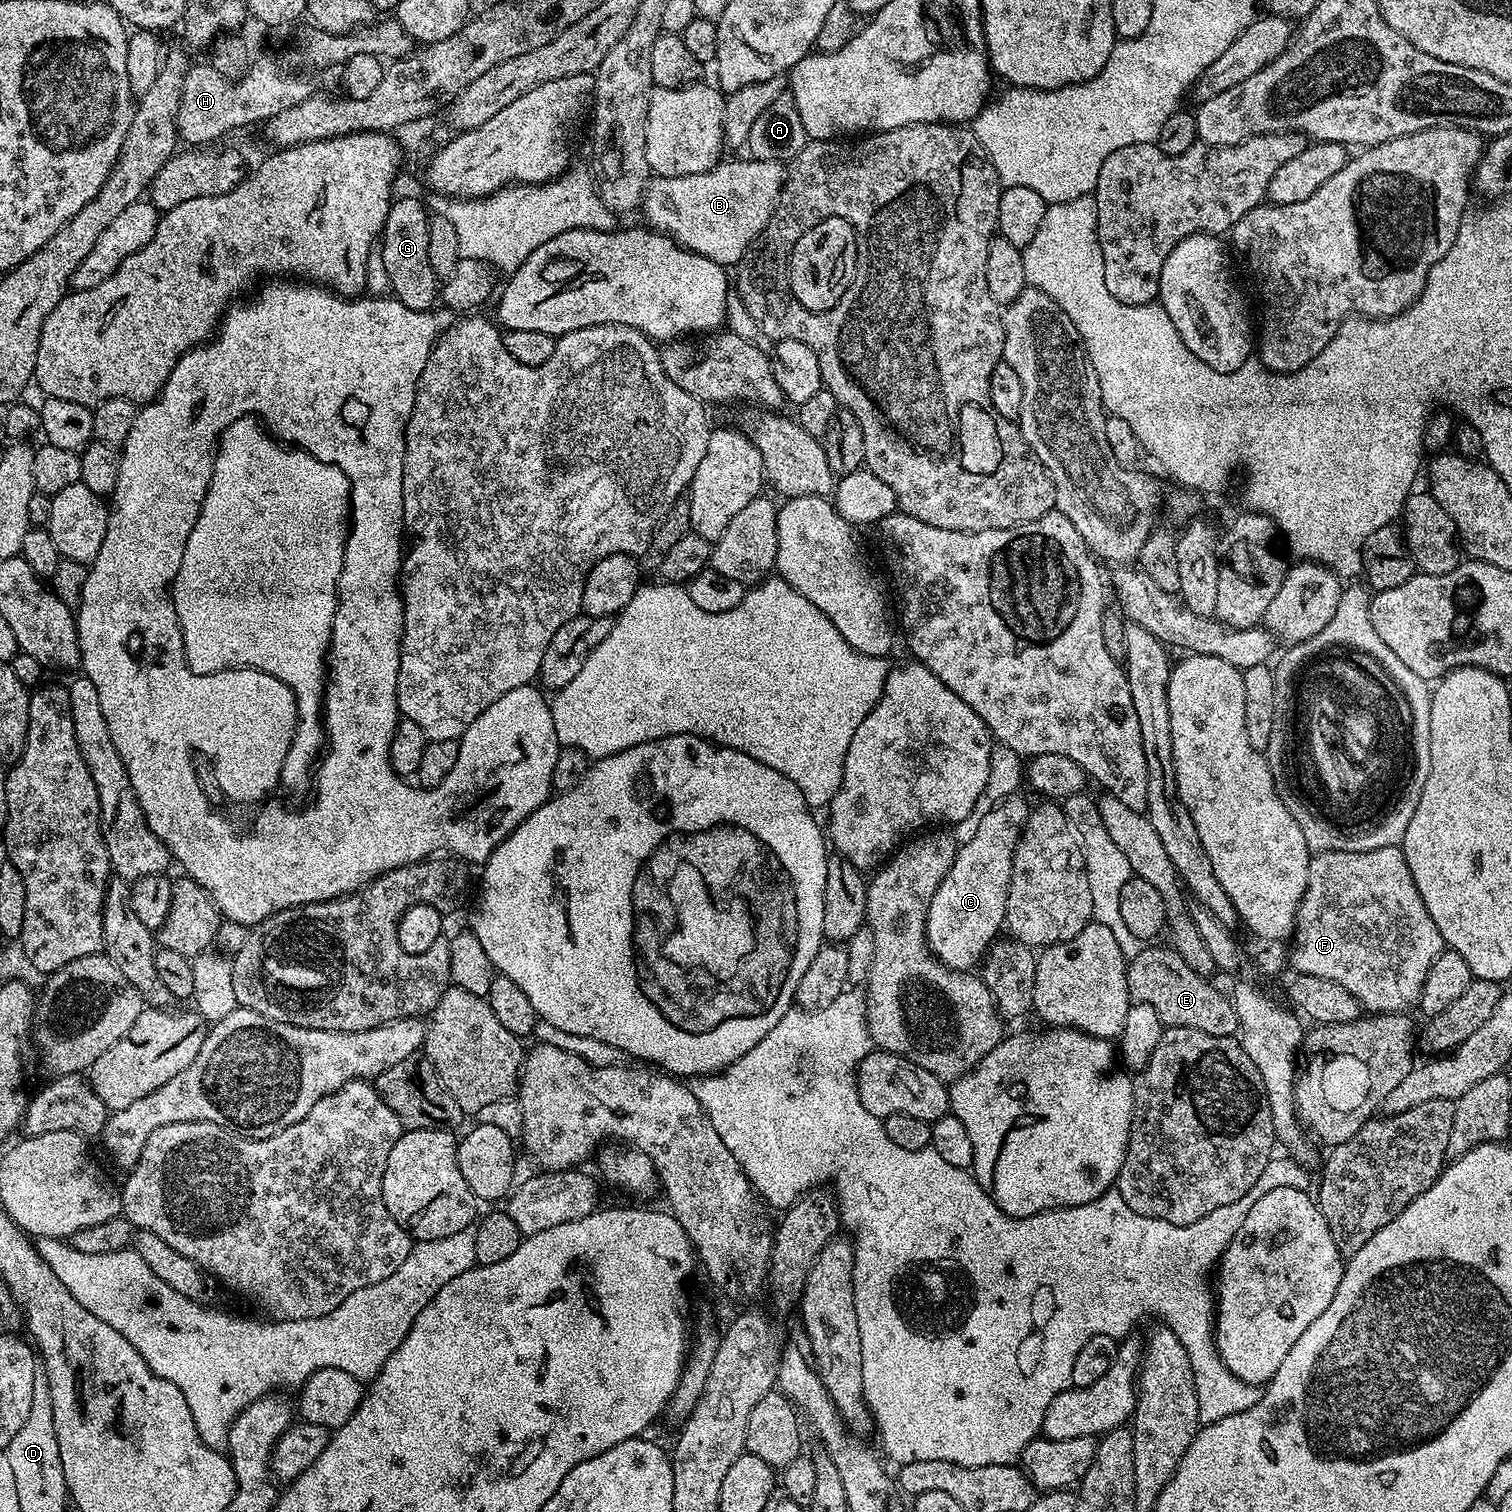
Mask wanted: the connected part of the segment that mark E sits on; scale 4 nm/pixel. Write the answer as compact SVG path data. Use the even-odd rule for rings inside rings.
M1146 946L1128 960L1128 992L1133 1001L1158 1010L1158 1018L1170 1028L1193 1028L1202 1034L1236 1036L1240 1031L1236 1007L1211 984L1211 979L1195 972L1171 947Z

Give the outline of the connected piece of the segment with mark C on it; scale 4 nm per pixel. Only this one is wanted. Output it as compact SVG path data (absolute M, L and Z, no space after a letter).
M1013 794L989 808L992 809L980 816L974 838L957 847L954 862L928 907L928 948L948 968L975 969L975 964L977 967L983 961L1005 927L1012 863L1024 824L1028 821L1030 804L1020 794Z

